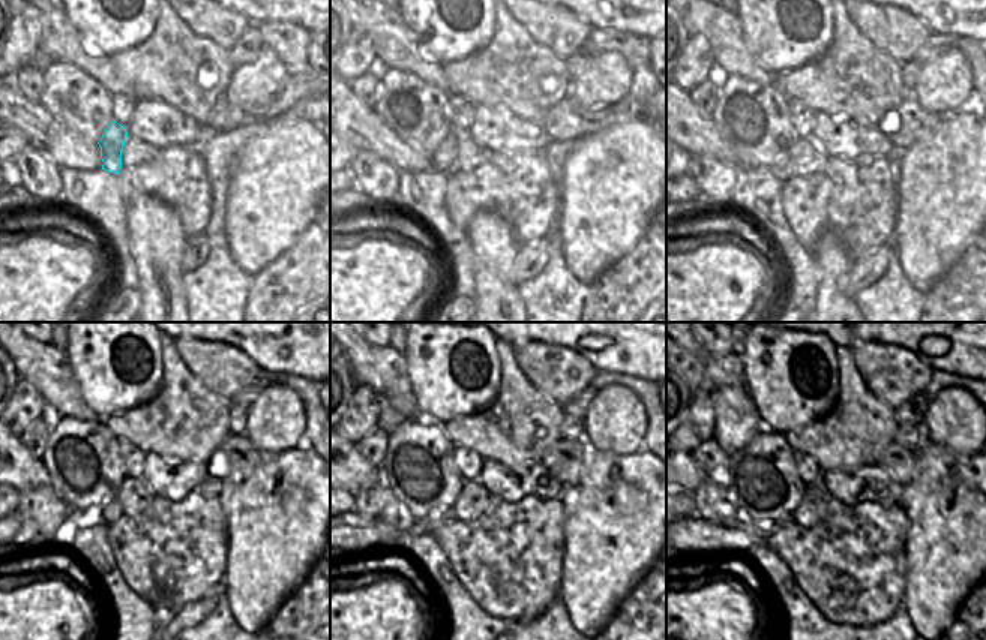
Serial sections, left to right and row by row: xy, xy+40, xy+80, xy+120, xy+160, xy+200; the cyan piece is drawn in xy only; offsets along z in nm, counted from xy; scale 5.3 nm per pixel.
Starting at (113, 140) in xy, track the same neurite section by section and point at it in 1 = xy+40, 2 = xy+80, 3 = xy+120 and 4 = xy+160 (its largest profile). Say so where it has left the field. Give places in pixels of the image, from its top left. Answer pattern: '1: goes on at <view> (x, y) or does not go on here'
1: goes on at xy+40 (443, 161)
2: goes on at xy+80 (781, 167)
3: goes on at xy+120 (110, 511)
4: goes on at xy+160 (446, 517)

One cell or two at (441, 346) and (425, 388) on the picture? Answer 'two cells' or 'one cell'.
one cell

